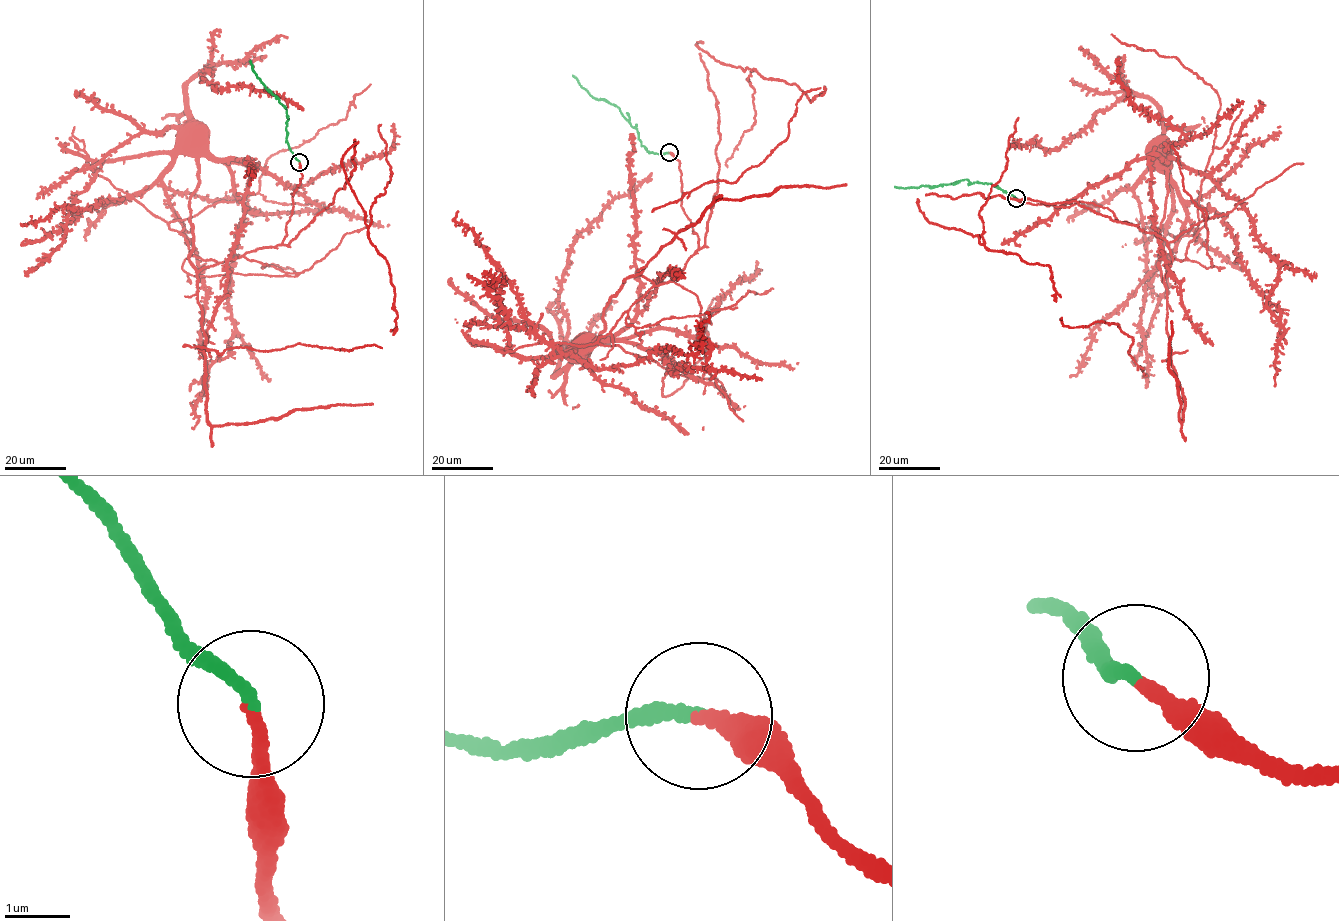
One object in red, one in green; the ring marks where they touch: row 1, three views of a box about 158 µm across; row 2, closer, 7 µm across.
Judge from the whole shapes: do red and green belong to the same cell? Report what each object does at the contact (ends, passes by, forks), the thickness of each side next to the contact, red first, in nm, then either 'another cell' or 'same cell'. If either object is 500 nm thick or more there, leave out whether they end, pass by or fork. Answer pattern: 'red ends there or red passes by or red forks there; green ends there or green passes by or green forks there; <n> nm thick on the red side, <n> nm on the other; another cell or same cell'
red ends there; green ends there; 200 nm thick on the red side, 200 nm on the other; same cell

